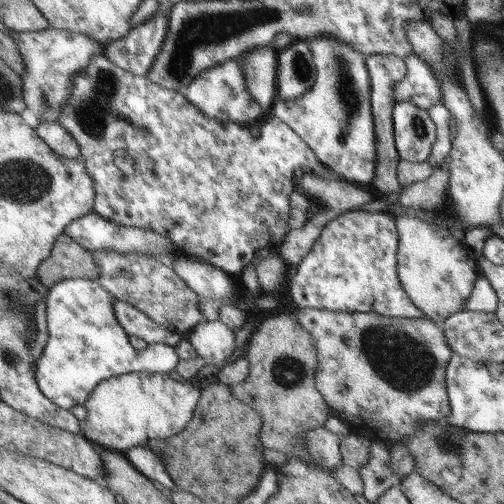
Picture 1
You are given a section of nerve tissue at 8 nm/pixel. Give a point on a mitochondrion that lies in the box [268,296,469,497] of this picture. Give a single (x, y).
(404, 363)

